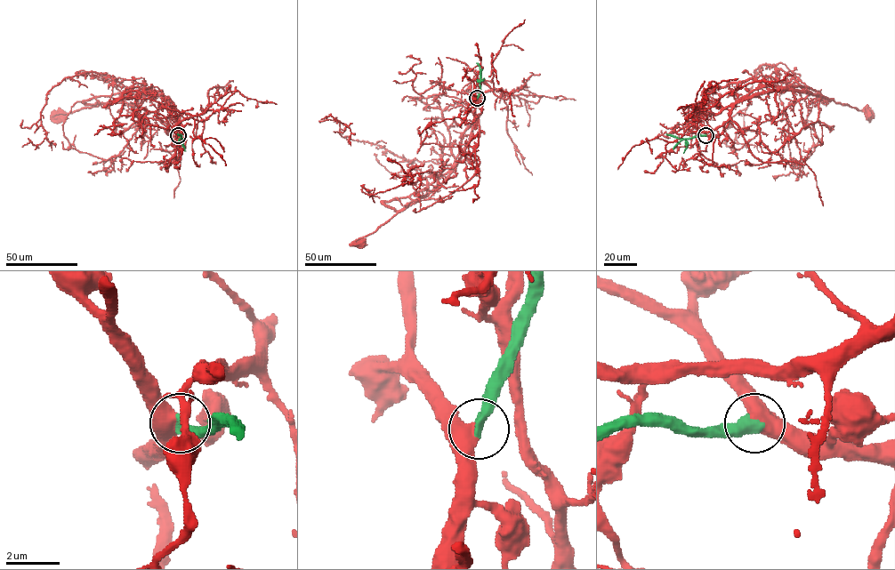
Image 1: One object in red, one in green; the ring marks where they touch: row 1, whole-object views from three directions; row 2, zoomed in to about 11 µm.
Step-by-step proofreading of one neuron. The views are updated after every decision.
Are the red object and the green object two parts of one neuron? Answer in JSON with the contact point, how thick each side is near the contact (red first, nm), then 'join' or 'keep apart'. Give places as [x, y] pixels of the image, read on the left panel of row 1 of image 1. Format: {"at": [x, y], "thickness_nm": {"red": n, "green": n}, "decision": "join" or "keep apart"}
{"at": [178, 135], "thickness_nm": {"red": 480, "green": 400}, "decision": "join"}

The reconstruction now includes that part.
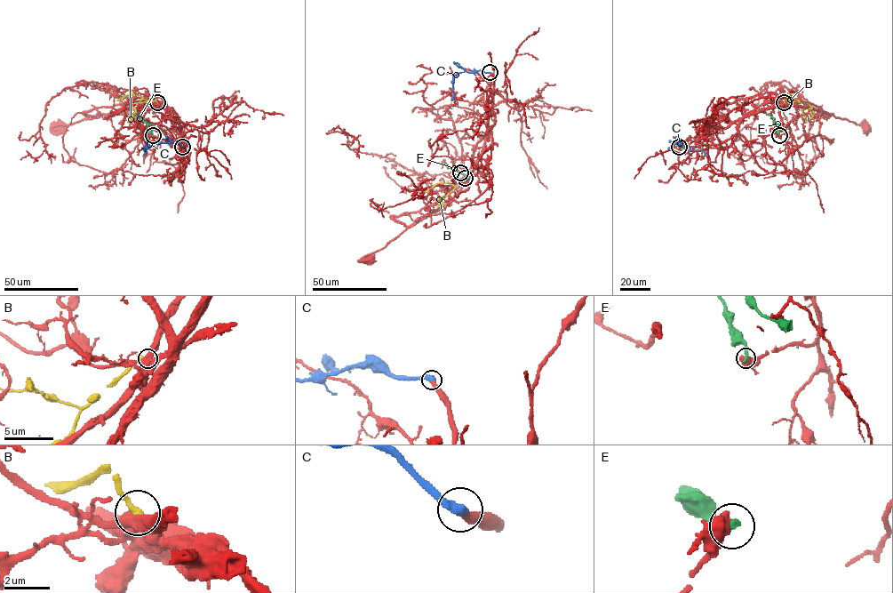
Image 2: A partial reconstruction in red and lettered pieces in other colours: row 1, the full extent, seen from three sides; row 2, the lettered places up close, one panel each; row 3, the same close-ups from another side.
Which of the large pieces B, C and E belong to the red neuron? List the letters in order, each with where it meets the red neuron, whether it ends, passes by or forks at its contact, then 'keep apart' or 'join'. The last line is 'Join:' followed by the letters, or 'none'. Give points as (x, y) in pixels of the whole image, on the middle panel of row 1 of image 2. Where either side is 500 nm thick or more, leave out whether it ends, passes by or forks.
B: meets red at (465, 178); keep apart
C: meets red at (490, 72); it ends there; join
E: meets red at (460, 172); keep apart
Join: C

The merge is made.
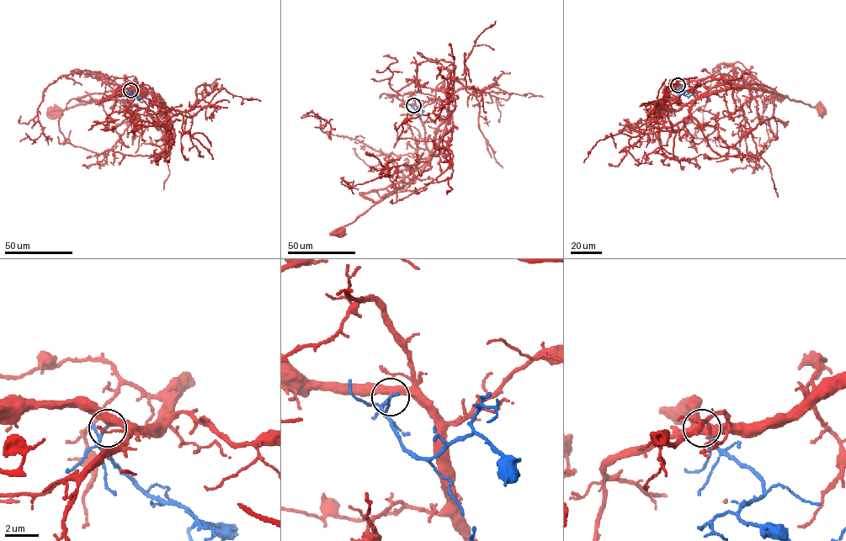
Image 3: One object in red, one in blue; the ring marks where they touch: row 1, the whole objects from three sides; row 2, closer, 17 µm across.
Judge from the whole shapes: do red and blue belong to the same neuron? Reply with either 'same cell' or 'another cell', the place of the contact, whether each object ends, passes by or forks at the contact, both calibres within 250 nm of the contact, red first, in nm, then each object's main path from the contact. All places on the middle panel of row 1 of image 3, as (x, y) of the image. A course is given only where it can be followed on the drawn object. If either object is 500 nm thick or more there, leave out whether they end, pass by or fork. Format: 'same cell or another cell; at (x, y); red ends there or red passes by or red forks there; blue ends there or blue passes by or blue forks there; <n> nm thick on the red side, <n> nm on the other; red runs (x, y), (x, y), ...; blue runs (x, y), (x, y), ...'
same cell; at (413, 105); red passes by; blue passes by; 420 nm thick on the red side, 130 nm on the other; red runs (413, 105), (417, 108), (423, 127), (429, 161), (401, 188), (386, 195), (353, 222), (332, 232), (340, 234); blue runs (413, 105), (415, 110), (422, 110), (420, 119)

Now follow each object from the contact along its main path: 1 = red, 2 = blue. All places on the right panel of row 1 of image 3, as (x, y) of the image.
1: (678, 85), (714, 77), (728, 87), (766, 88), (817, 107), (822, 112)
2: (678, 85), (683, 90), (681, 93), (693, 95)

